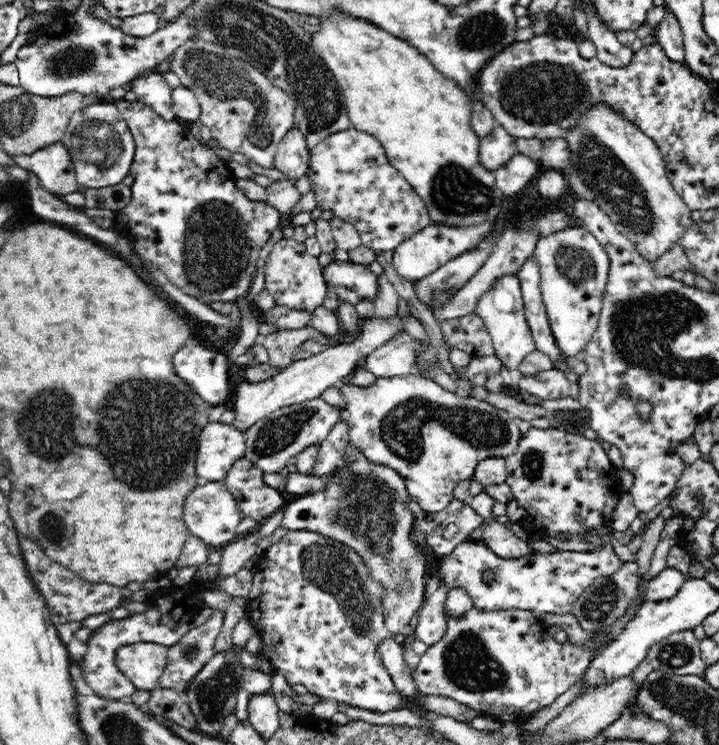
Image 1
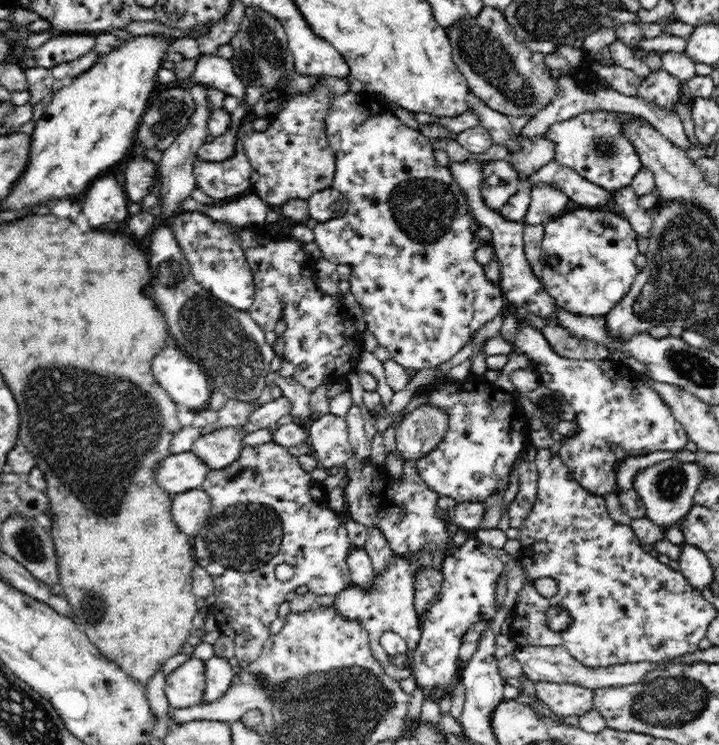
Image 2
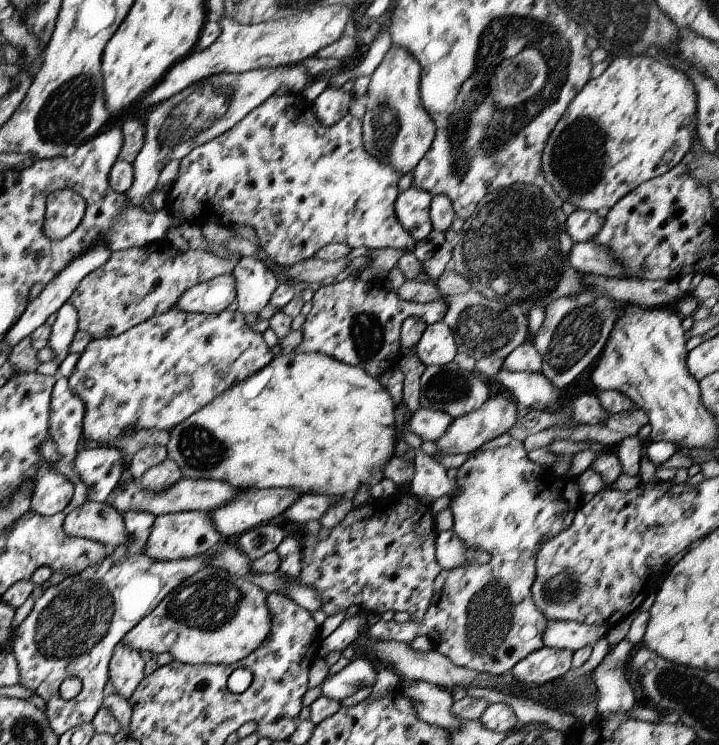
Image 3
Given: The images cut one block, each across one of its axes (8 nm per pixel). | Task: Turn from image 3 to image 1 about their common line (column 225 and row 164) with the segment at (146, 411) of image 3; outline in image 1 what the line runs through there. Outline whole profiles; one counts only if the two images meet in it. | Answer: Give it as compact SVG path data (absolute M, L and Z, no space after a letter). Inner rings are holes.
M350 127L348 130L331 134L311 148L309 181L317 206L322 210L332 210L334 216L352 223L358 231L361 244L375 252L390 252L406 238L414 236L418 230L432 225L425 203L414 191L414 187L390 164L382 143L368 133Z

